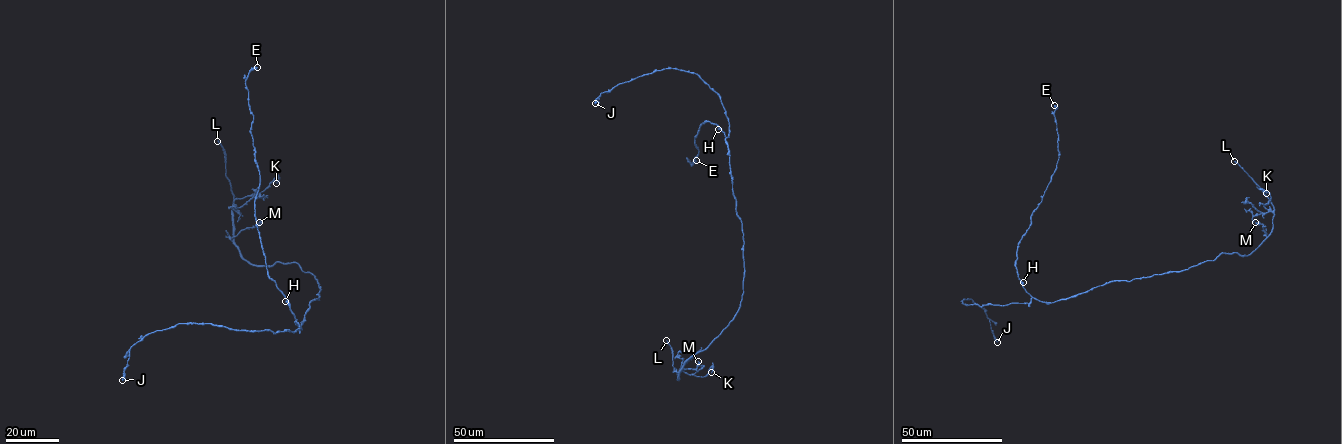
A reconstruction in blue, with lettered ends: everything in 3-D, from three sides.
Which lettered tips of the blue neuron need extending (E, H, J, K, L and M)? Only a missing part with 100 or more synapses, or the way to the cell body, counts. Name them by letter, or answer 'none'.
L

